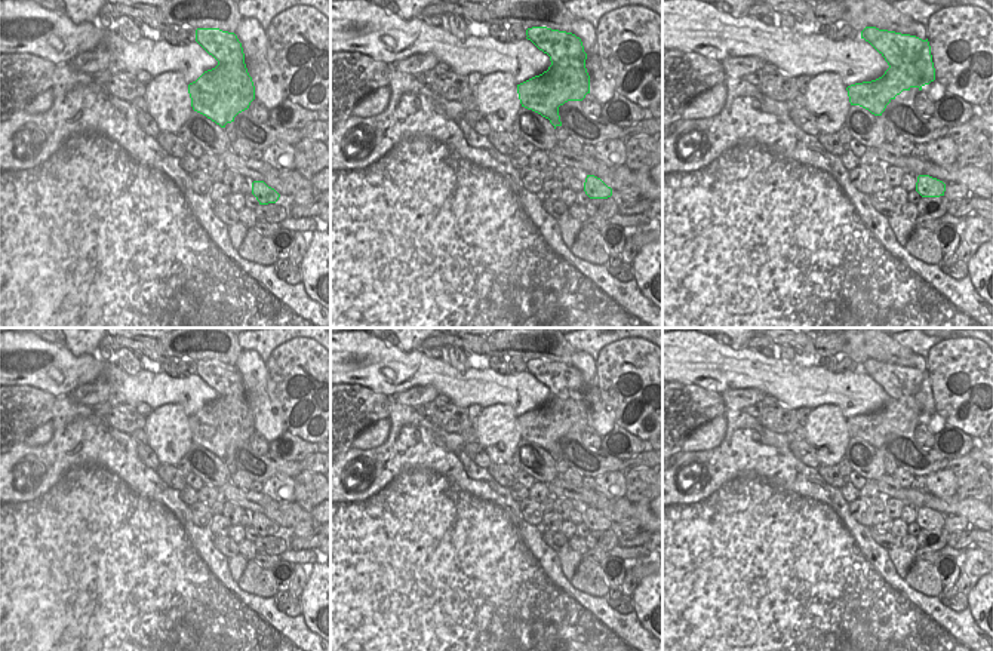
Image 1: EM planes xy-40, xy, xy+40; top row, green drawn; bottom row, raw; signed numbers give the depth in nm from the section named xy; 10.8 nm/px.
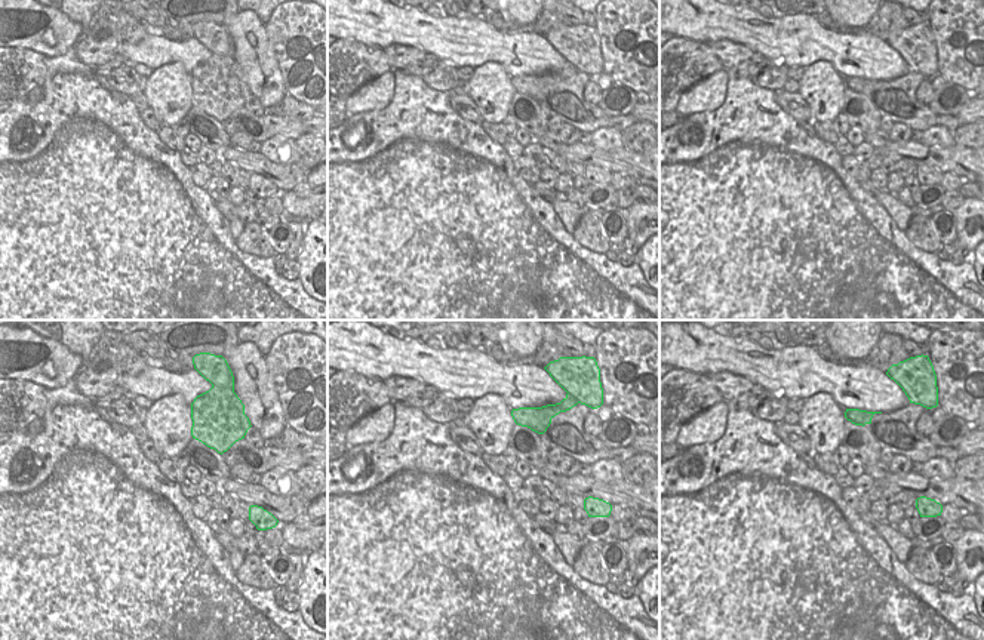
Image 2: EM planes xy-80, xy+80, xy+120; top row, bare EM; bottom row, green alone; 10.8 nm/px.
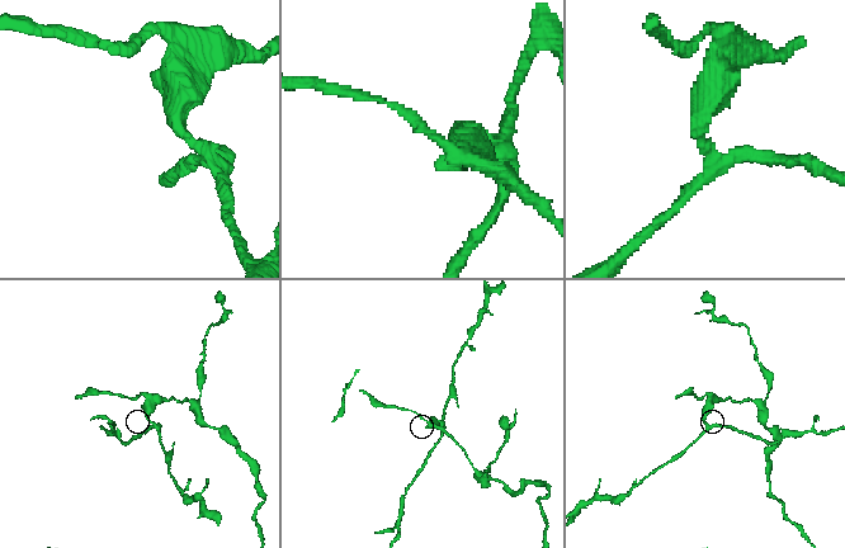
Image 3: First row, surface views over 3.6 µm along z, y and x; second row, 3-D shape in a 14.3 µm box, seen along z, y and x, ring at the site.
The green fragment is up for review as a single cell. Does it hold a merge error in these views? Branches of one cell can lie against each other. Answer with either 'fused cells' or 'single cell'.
fused cells

